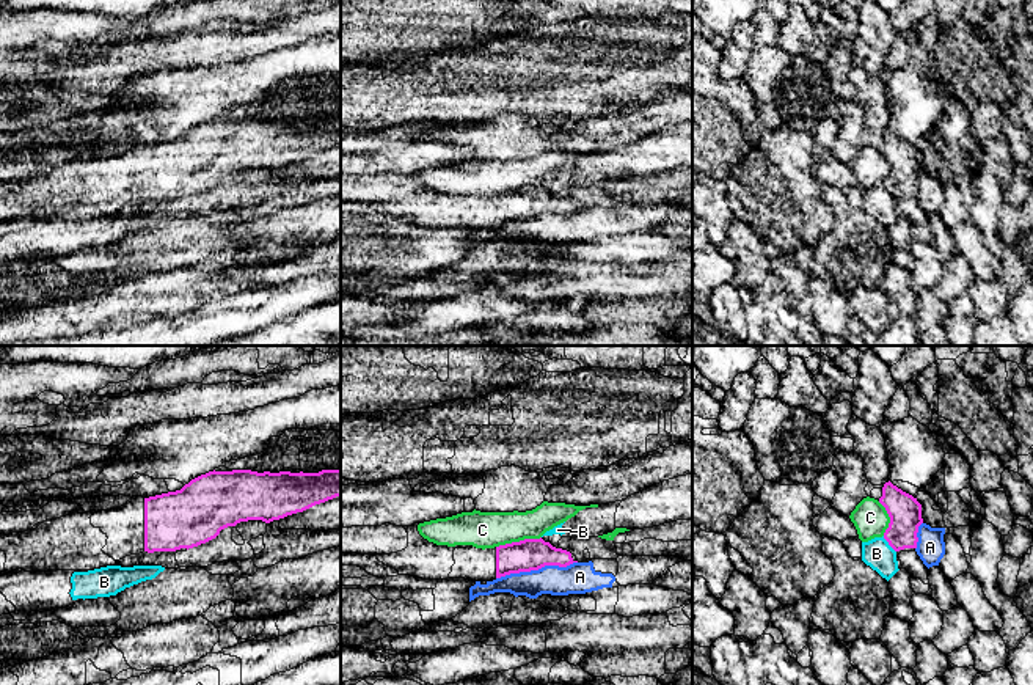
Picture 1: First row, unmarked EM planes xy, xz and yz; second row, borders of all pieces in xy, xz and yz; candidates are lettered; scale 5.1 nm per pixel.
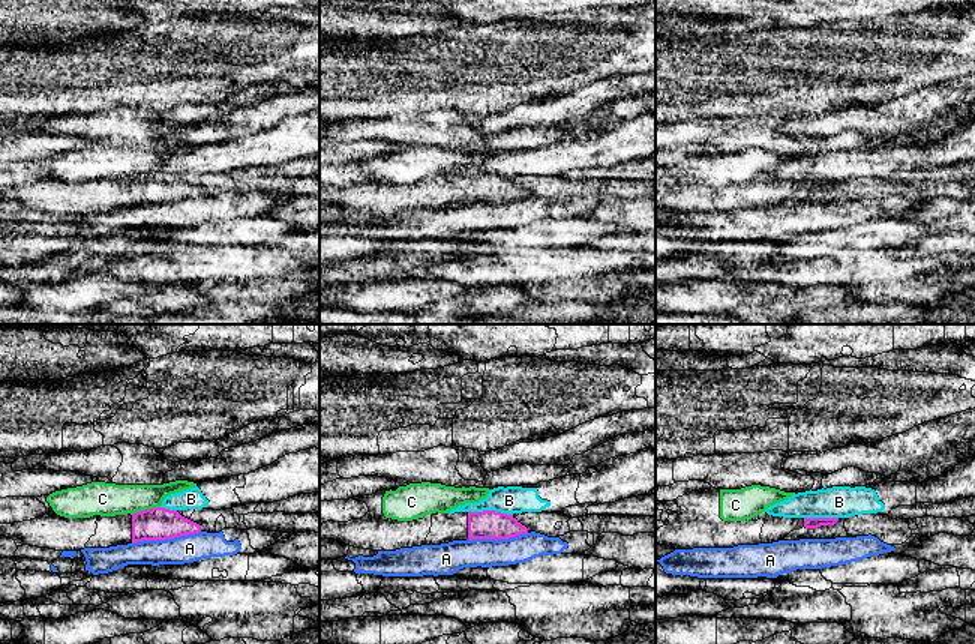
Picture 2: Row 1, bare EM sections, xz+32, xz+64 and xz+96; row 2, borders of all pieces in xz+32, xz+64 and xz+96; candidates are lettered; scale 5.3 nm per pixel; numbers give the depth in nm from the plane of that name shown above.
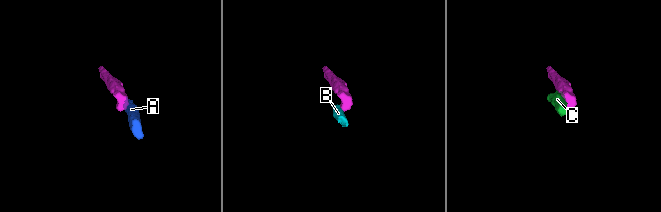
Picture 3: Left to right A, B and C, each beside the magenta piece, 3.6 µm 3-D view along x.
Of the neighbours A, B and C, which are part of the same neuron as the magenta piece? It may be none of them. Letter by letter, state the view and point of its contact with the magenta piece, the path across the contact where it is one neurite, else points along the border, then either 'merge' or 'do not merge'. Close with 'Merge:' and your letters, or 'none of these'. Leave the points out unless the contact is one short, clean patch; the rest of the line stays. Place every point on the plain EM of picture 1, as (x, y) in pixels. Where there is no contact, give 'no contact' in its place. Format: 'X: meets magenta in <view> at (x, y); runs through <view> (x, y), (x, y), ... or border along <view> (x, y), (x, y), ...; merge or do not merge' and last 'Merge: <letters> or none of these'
A: meets magenta in xz at (536, 217); do not merge
B: meets magenta in yz at (889, 192); border along yz (883, 184), (895, 200); do not merge
C: meets magenta in xz at (520, 189); do not merge
Merge: none of these

